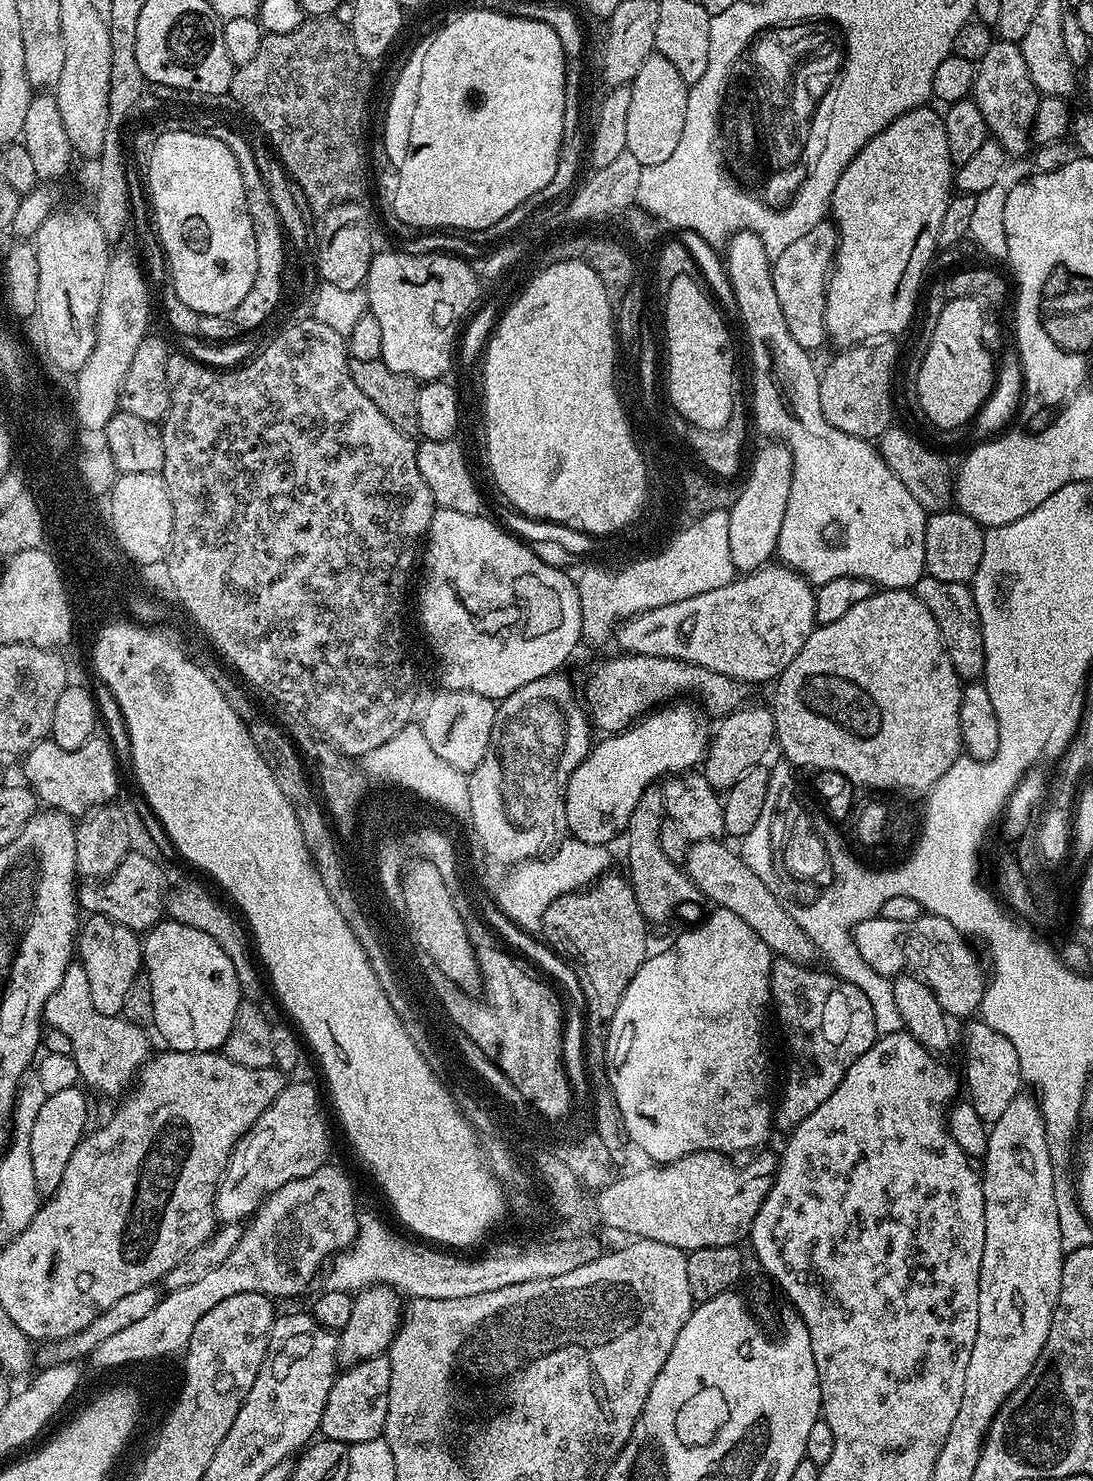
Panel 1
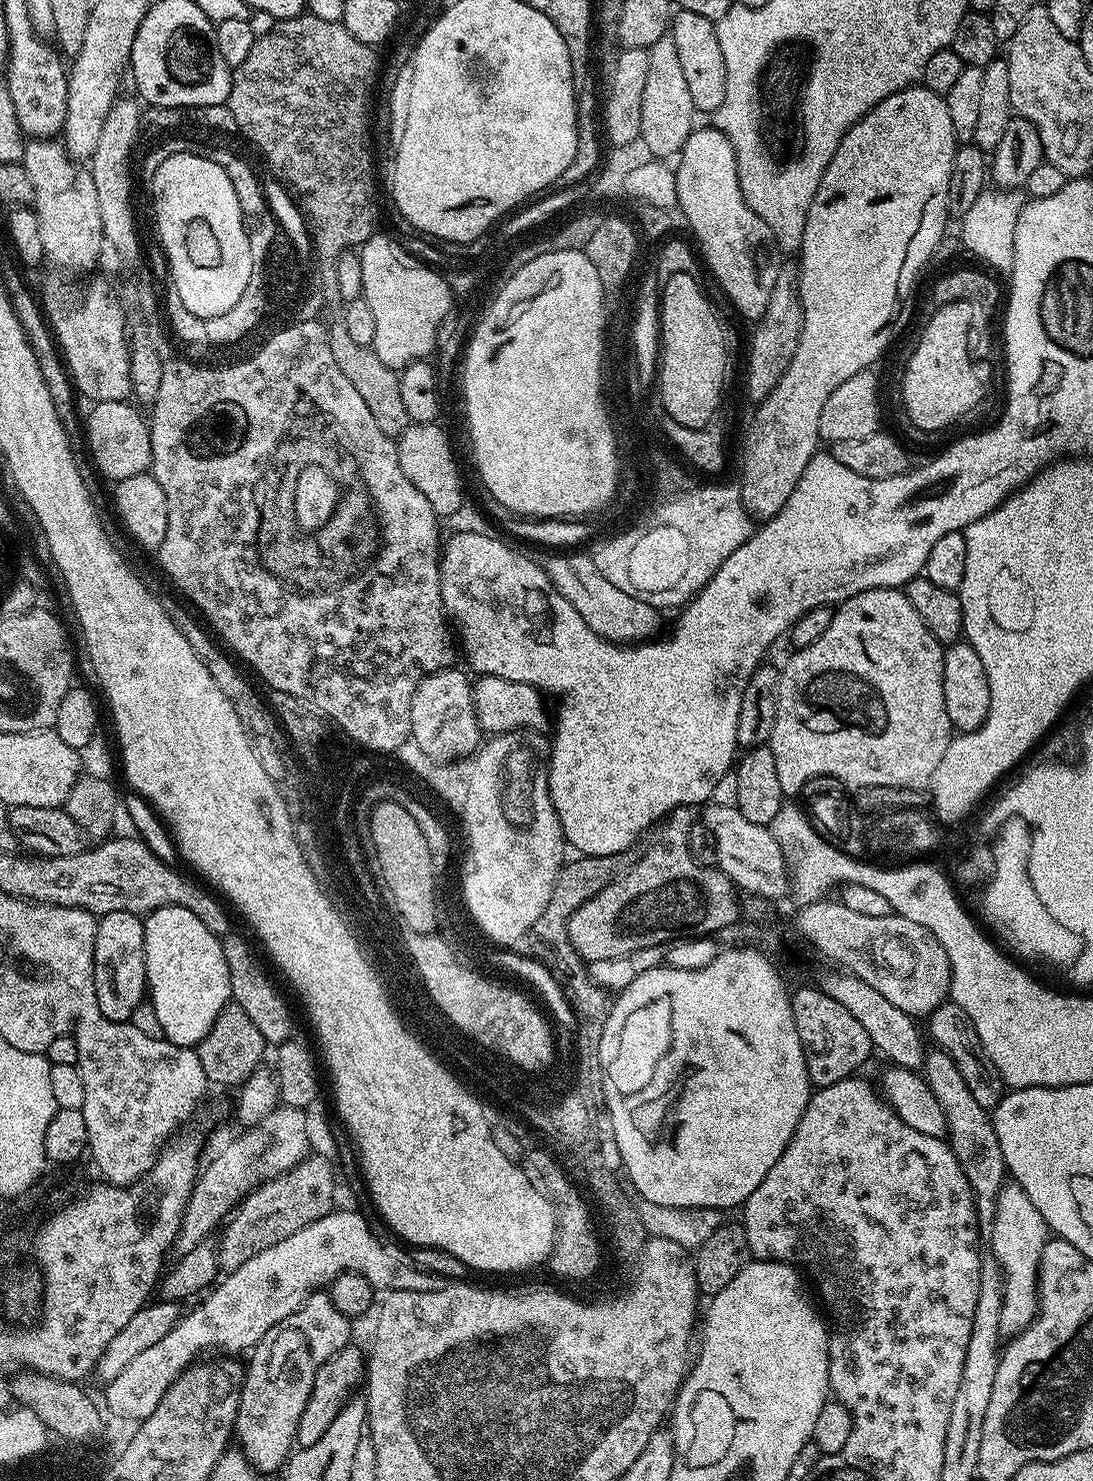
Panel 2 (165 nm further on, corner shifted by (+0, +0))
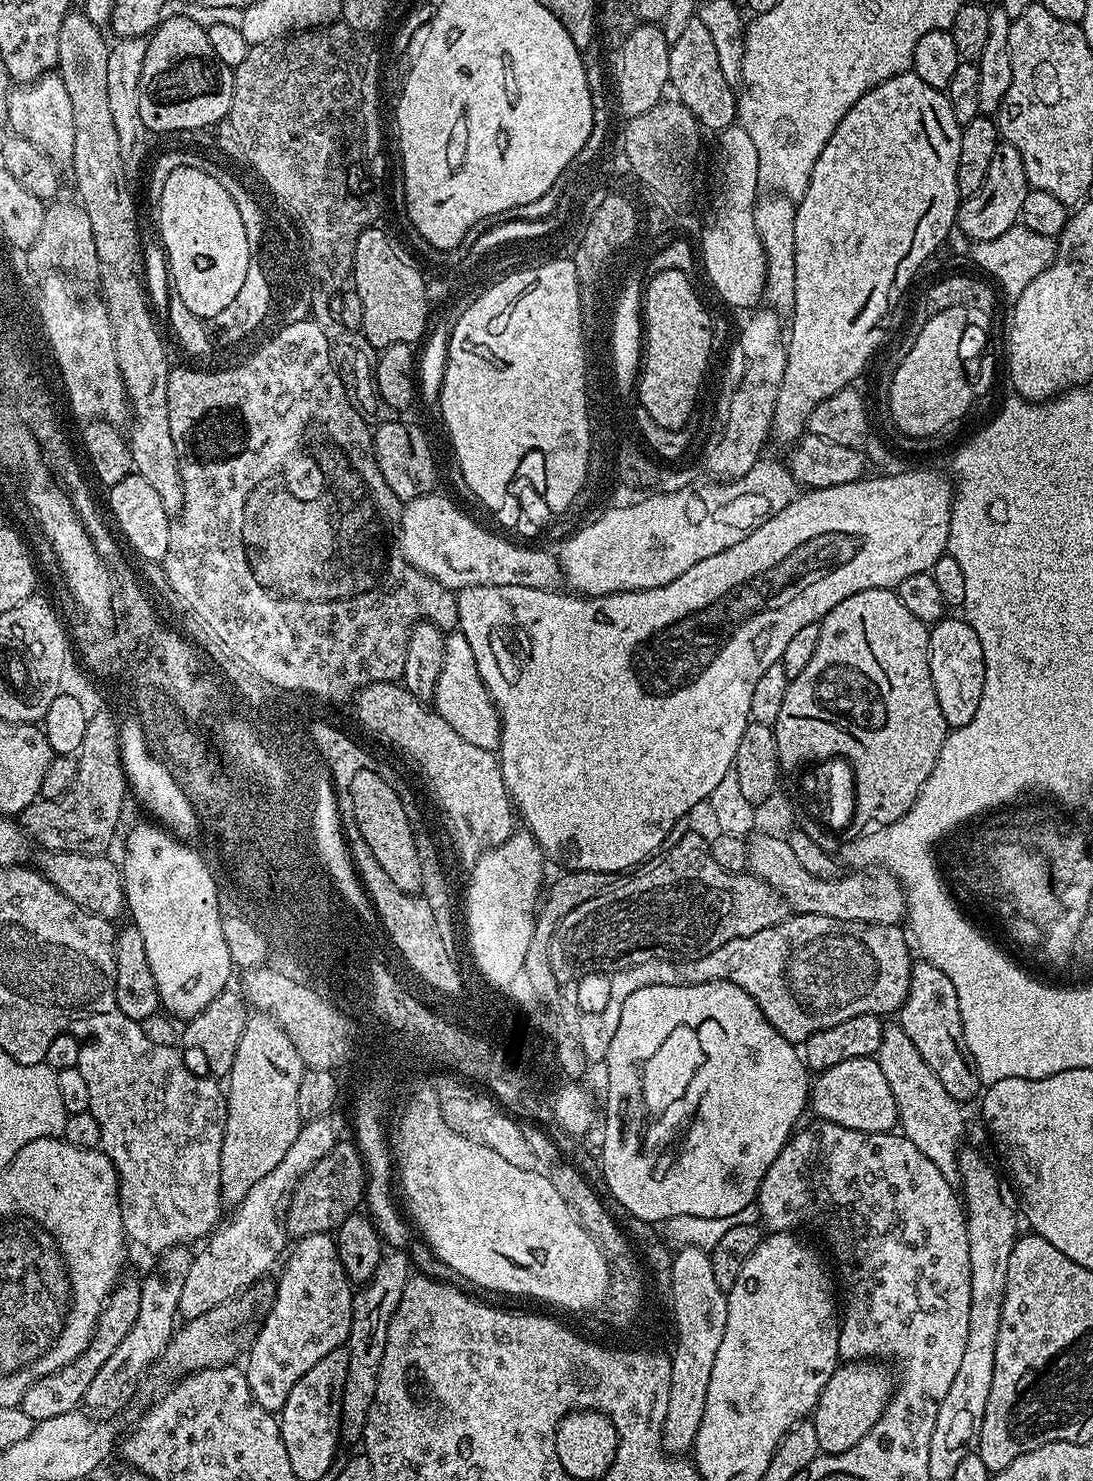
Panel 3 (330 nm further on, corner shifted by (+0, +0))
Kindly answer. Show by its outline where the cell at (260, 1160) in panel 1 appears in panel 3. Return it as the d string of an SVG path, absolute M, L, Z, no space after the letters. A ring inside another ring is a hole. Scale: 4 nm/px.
M181 1246L159 1253L160 1276L164 1284L156 1276L143 1277L140 1280L140 1297L138 1298L138 1318L136 1324L130 1326L130 1334L118 1342L118 1350L102 1362L98 1374L94 1374L90 1386L86 1386L86 1394L82 1401L89 1413L118 1412L132 1396L136 1388L136 1379L147 1370L148 1366L163 1355L172 1333L178 1327L178 1313L182 1298L182 1282L186 1282L186 1274L190 1274L190 1266L194 1252L191 1247Z

